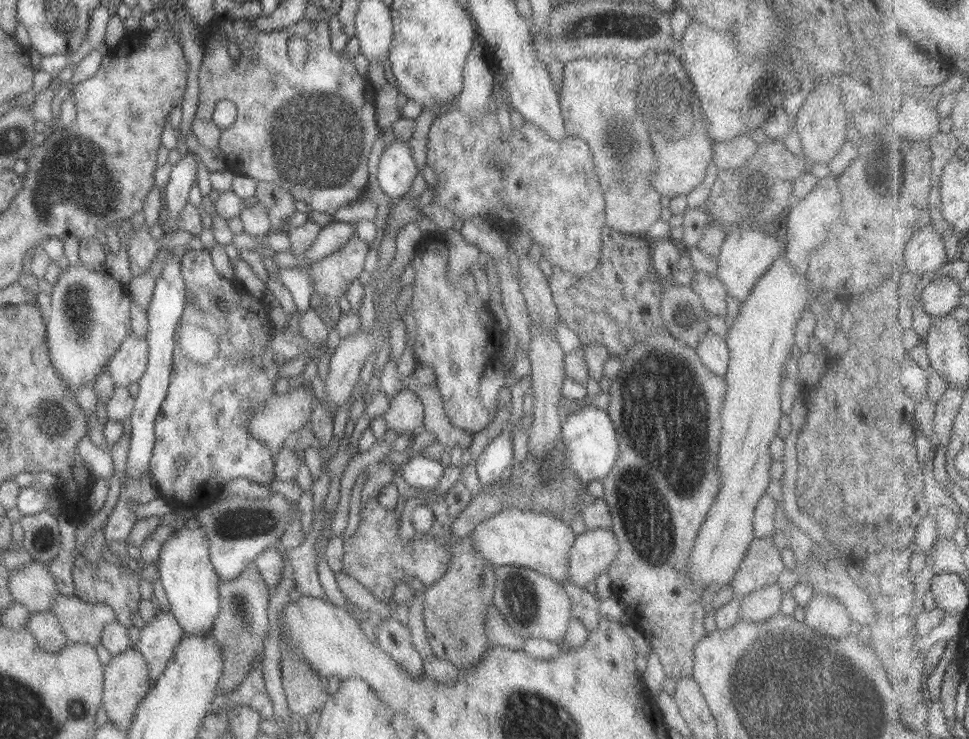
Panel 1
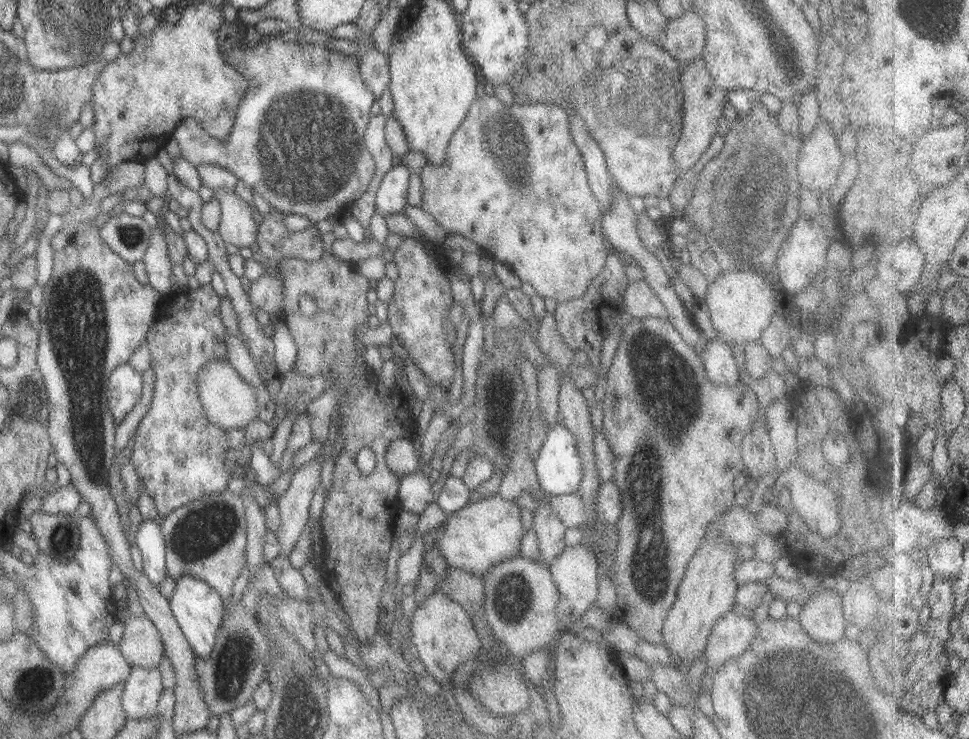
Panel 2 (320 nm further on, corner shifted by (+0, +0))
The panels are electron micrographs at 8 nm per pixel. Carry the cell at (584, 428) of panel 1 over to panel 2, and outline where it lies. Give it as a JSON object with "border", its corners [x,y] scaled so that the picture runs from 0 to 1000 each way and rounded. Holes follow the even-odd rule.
{"border":[[[579,570],[566,581],[549,627],[562,673],[589,668],[596,659],[601,640],[596,610],[592,590]]]}

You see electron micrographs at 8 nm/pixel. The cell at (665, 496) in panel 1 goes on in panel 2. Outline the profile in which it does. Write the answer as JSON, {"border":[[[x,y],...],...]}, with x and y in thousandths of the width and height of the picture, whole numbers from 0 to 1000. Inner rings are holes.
{"border":[[[663,430],[658,432],[655,438],[647,440],[640,449],[640,457],[637,463],[637,472],[633,479],[631,495],[626,498],[624,505],[624,532],[628,536],[631,544],[631,566],[637,571],[637,576],[626,576],[626,563],[622,560],[622,586],[630,606],[633,618],[634,643],[631,647],[640,663],[641,697],[635,708],[637,717],[637,729],[635,737],[634,754],[632,758],[632,788],[636,813],[632,834],[639,842],[646,844],[653,855],[656,855],[665,867],[674,871],[683,871],[683,861],[681,850],[684,838],[687,835],[688,824],[697,812],[701,786],[706,778],[711,756],[719,744],[721,735],[727,728],[729,712],[734,709],[740,698],[744,697],[748,690],[754,687],[760,664],[756,662],[760,644],[767,636],[764,624],[764,601],[769,586],[775,579],[778,570],[784,566],[782,558],[782,544],[780,536],[768,520],[762,516],[759,522],[750,522],[744,520],[740,522],[730,514],[727,505],[723,487],[719,478],[710,471],[707,461],[701,455],[701,451],[686,433],[679,430]]]}

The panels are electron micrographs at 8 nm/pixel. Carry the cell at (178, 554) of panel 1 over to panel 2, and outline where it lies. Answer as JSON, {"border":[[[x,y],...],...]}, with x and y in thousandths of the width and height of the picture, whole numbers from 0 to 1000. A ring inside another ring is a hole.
{"border":[[[195,777],[186,779],[181,788],[179,801],[173,809],[176,831],[202,890],[214,894],[221,885],[223,855],[231,838],[230,812],[217,793]]]}

